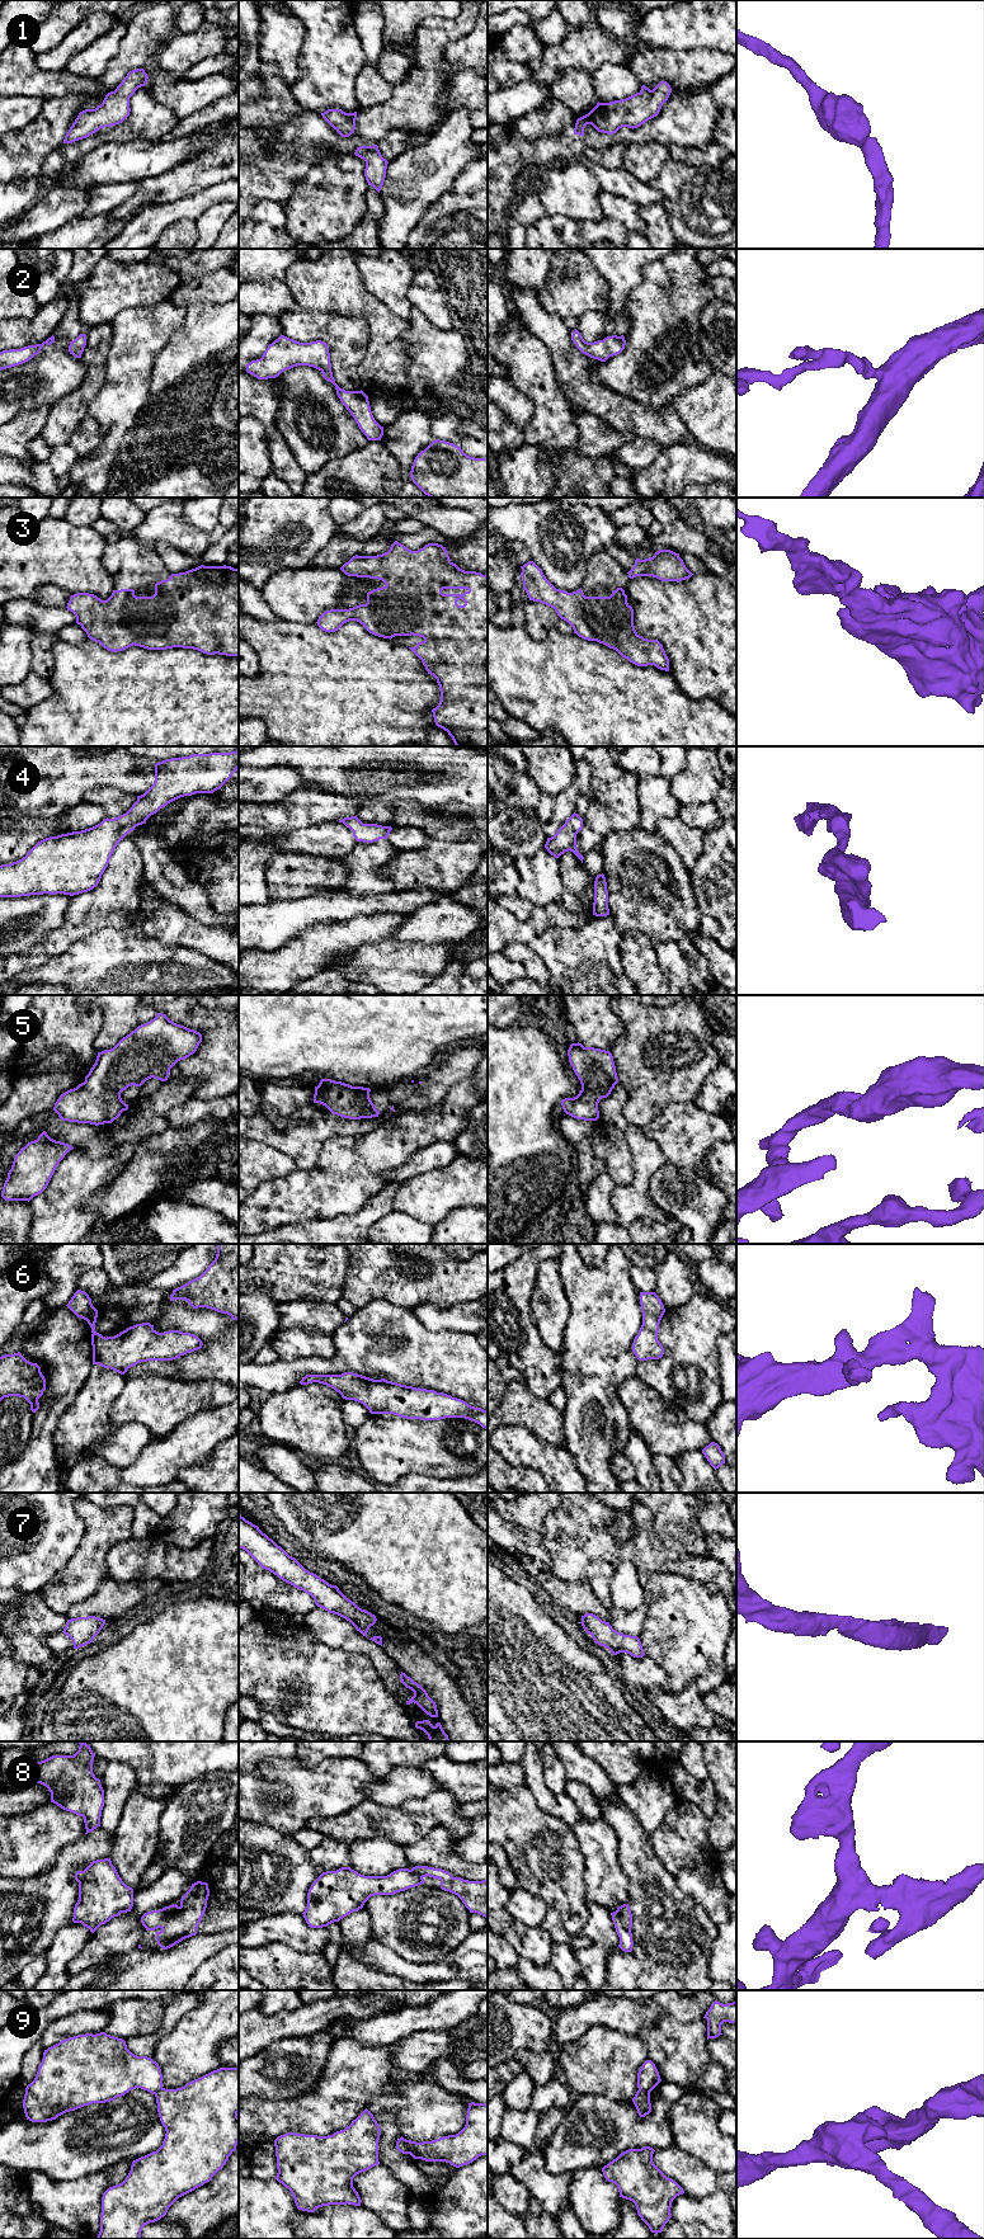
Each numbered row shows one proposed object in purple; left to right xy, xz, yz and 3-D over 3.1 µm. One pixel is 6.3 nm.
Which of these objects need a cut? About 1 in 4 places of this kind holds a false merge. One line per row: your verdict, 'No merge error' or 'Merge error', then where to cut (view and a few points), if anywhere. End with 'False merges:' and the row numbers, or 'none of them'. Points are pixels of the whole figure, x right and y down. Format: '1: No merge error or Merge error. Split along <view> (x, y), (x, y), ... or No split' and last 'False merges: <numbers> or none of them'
1: No merge error. No split
2: No merge error. No split
3: No merge error. No split
4: No merge error. No split
5: No merge error. No split
6: No merge error. No split
7: No merge error. No split
8: No merge error. No split
9: Merge error. Split along xz (405, 2140), (410, 2153)
False merges: 9

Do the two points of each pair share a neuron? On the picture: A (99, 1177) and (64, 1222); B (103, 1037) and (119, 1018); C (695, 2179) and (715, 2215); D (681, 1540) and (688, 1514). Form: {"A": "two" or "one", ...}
{"A": "one", "B": "one", "C": "two", "D": "one"}

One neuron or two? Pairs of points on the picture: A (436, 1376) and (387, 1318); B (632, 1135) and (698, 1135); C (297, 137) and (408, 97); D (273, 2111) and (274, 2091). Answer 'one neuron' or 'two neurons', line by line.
A: one neuron
B: two neurons
C: one neuron
D: two neurons

